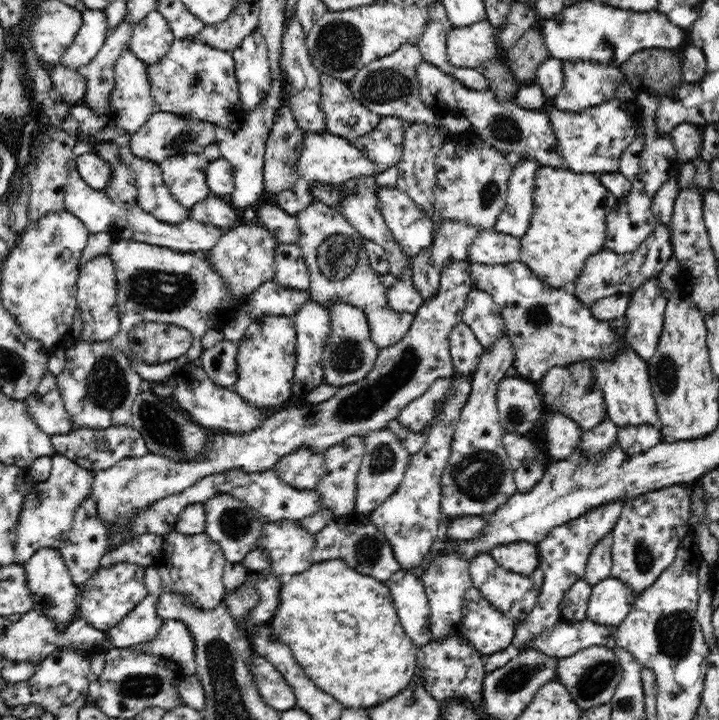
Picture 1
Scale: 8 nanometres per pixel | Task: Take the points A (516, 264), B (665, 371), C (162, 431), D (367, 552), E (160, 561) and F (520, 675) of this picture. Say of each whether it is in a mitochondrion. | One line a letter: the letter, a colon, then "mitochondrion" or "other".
A: other
B: mitochondrion
C: mitochondrion
D: mitochondrion
E: other
F: mitochondrion

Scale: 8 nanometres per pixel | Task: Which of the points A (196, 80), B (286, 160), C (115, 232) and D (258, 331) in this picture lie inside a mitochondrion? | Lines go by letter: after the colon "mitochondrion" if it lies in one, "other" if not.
A: other
B: mitochondrion
C: other
D: other

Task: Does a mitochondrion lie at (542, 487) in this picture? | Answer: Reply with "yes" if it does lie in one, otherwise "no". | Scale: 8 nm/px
no

